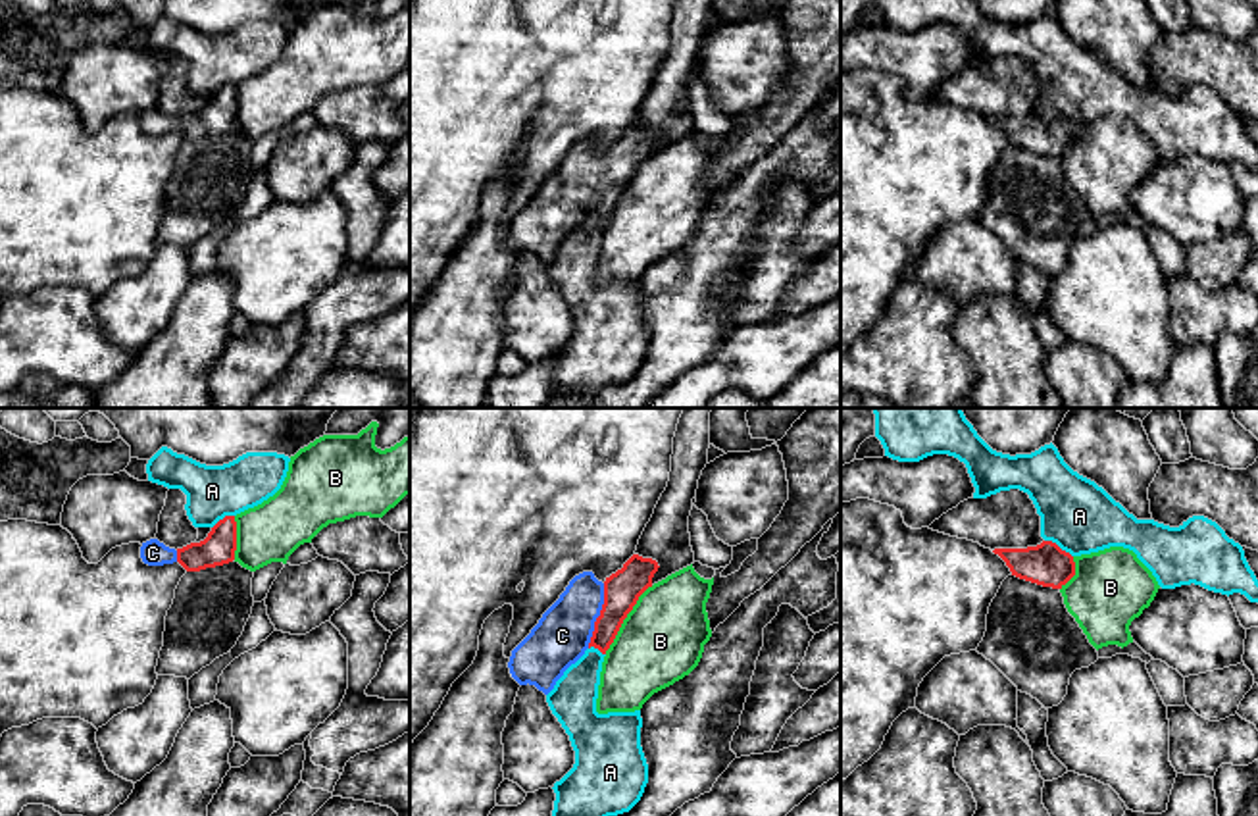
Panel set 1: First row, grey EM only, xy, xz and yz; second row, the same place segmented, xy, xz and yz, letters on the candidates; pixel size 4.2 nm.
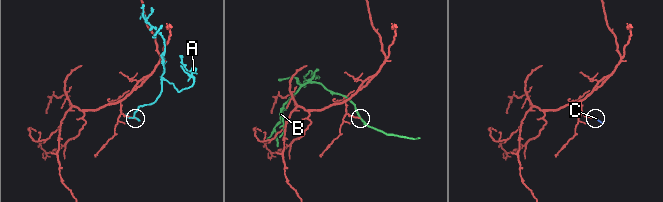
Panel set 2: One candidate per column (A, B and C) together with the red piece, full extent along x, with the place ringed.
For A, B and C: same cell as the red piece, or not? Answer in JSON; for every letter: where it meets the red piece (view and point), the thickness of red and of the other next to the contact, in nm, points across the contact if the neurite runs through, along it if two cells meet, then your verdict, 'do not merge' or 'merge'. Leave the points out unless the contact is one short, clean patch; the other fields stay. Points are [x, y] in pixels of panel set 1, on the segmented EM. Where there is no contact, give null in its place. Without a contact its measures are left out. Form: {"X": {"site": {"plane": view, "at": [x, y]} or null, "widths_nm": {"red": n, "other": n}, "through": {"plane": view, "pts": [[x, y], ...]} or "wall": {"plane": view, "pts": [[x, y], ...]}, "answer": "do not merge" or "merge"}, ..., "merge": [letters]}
{"A": {"site": {"plane": "yz", "at": [1056, 545]}, "widths_nm": {"red": 180, "other": 300}, "answer": "do not merge"}, "B": {"site": {"plane": "xz", "at": [626, 616]}, "widths_nm": {"red": 160, "other": 360}, "answer": "do not merge"}, "C": {"site": {"plane": "xz", "at": [599, 616]}, "widths_nm": {"red": 160, "other": 240}, "through": {"plane": "xz", "pts": [[622, 589], [599, 616], [579, 618], [562, 636]]}, "answer": "merge"}, "merge": ["C"]}

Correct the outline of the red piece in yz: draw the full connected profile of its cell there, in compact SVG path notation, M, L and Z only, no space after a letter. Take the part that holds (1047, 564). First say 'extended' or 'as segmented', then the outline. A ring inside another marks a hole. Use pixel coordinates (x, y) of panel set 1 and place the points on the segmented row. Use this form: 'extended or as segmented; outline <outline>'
as segmented; outline M1052 541L1027 548L994 548L1012 575L1052 589L1062 589L1075 575L1073 556Z

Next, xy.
extended; outline M235 516L219 520L208 537L183 548L169 548L158 539L150 539L140 547L140 558L148 566L164 566L179 562L187 572L223 566L235 560L237 522Z

